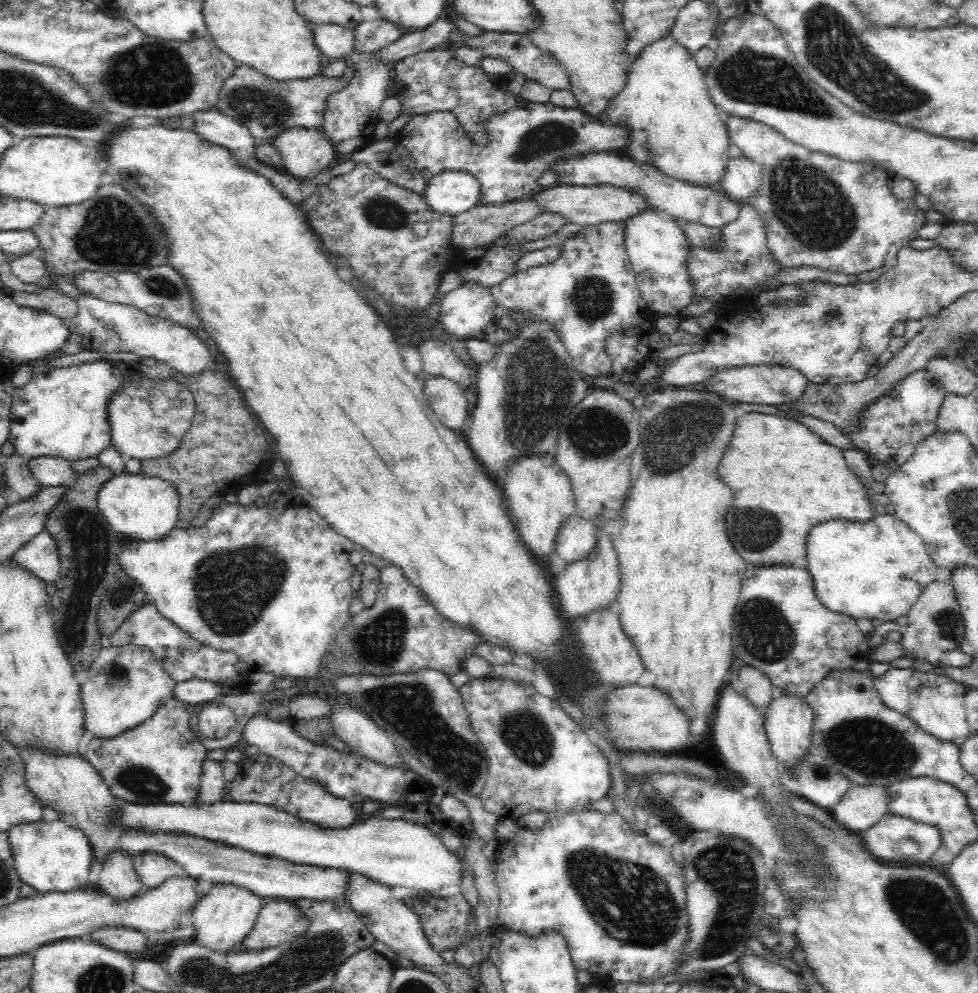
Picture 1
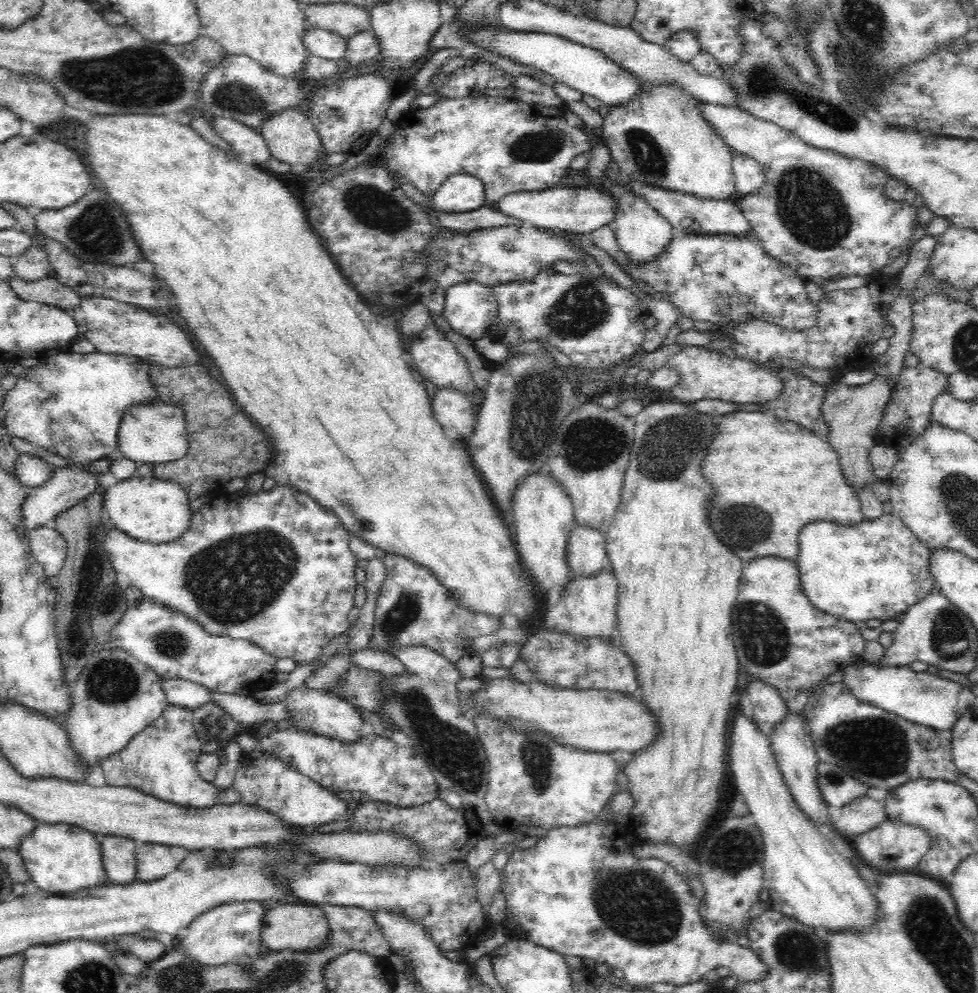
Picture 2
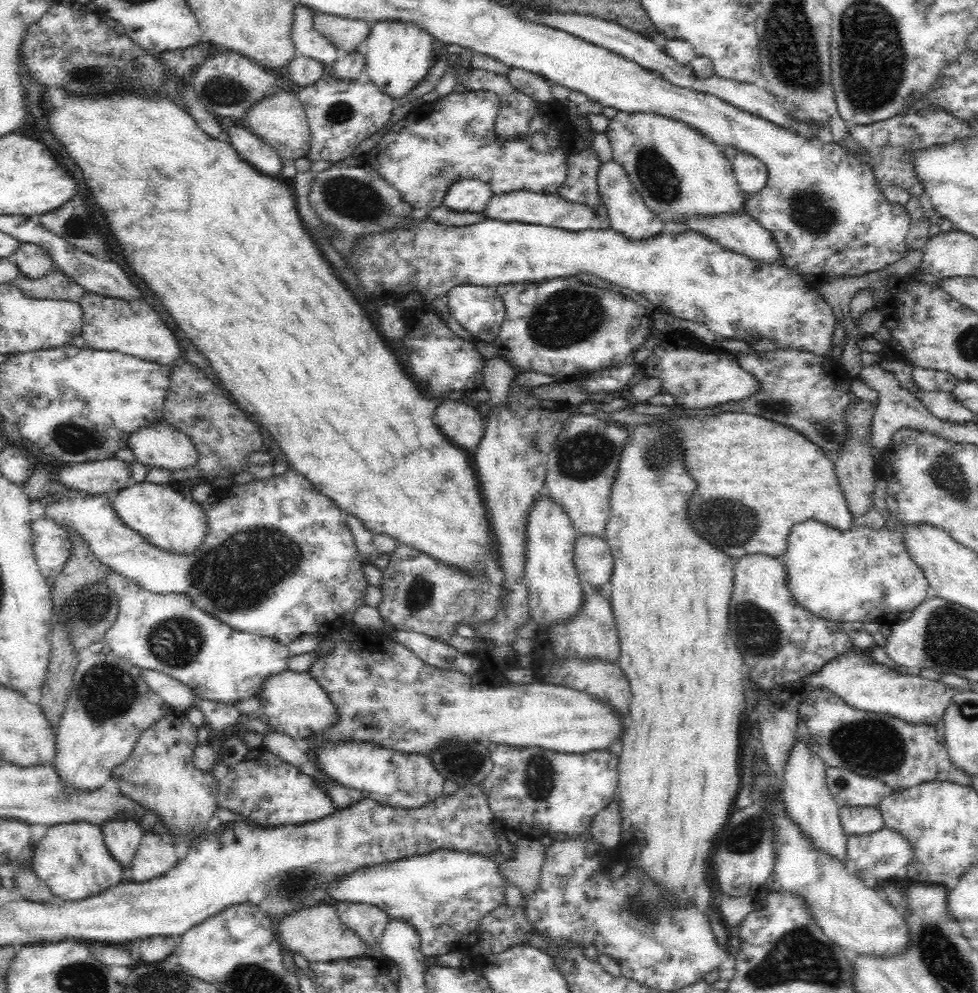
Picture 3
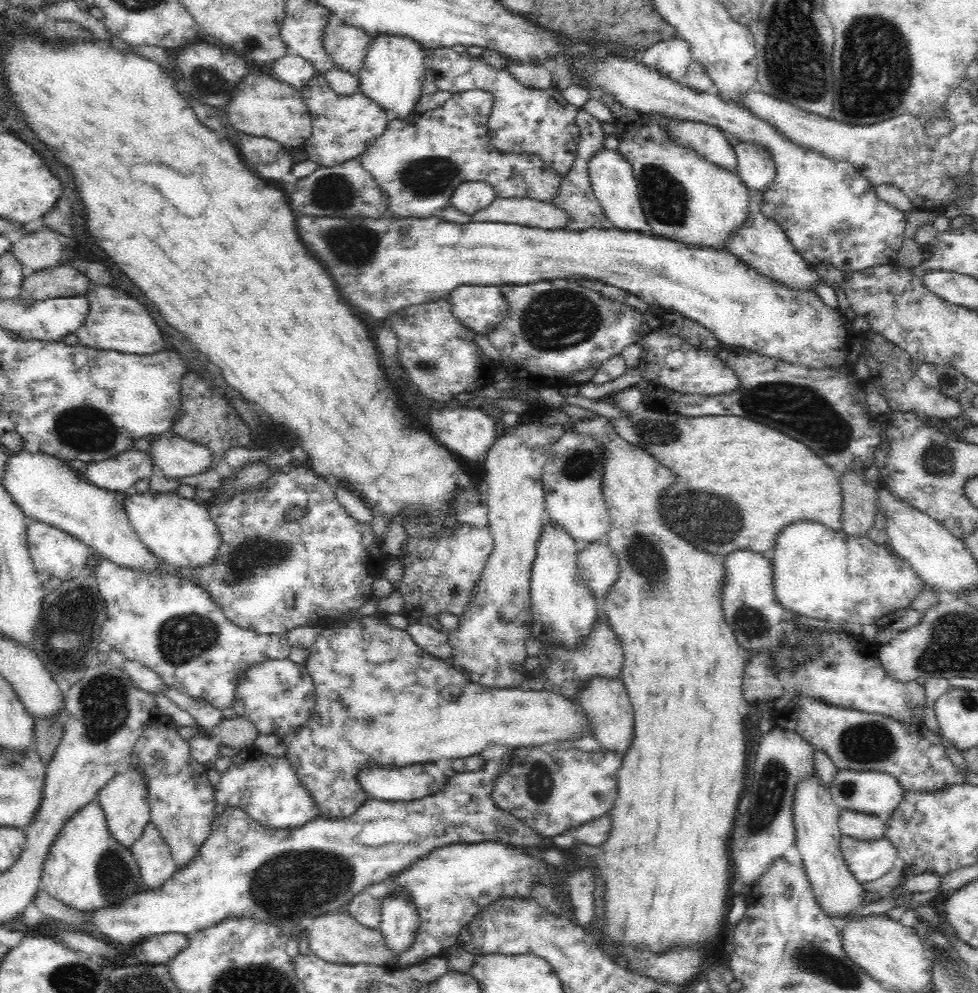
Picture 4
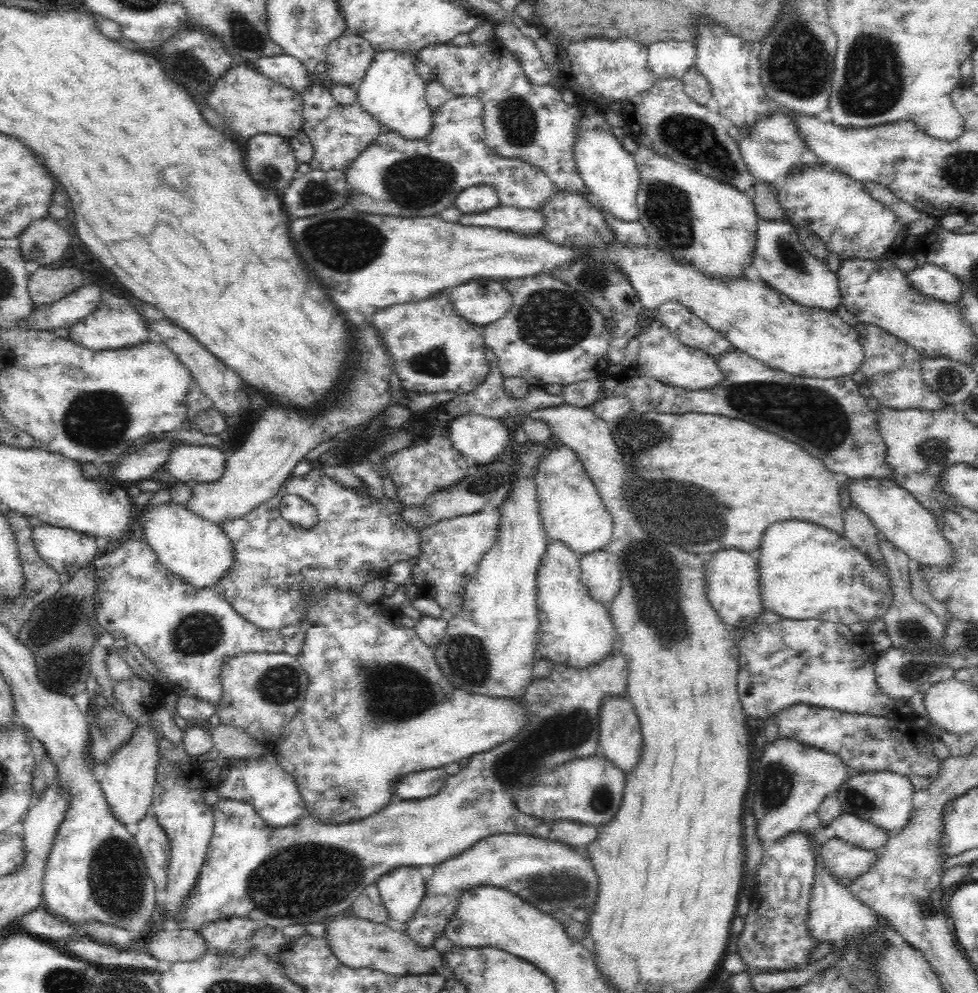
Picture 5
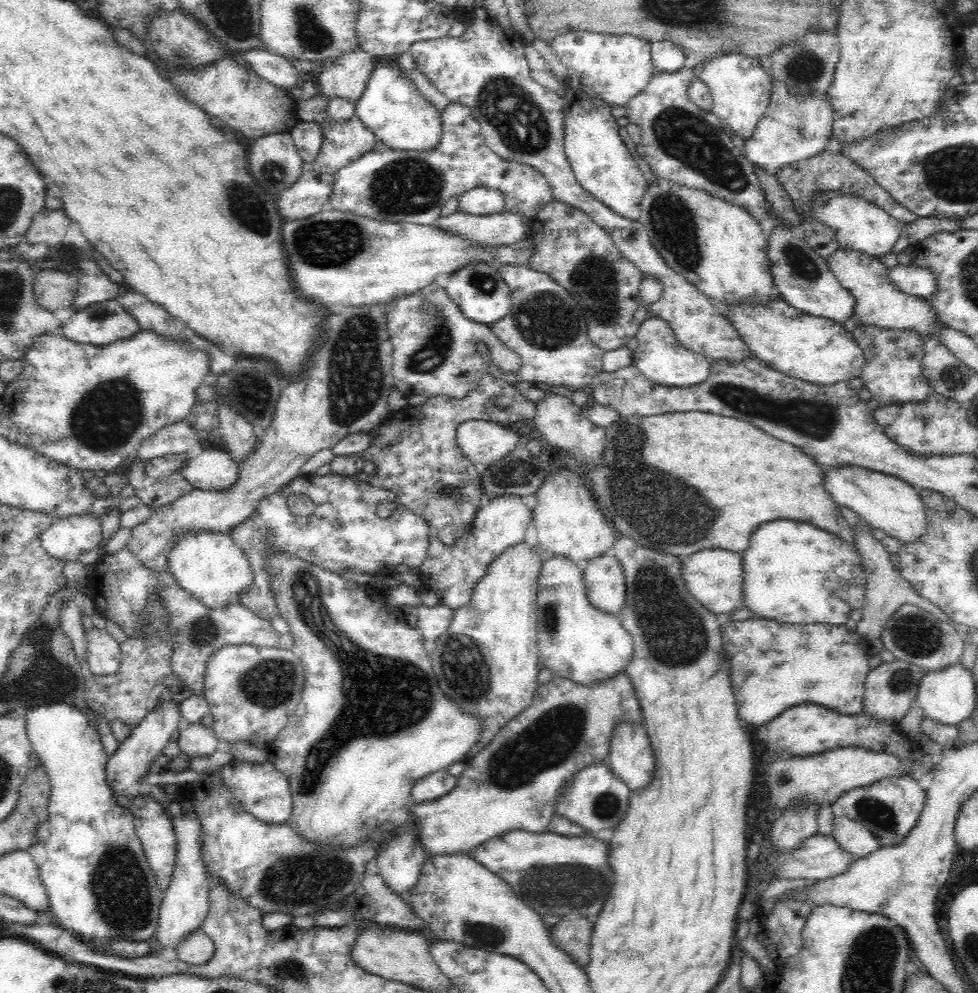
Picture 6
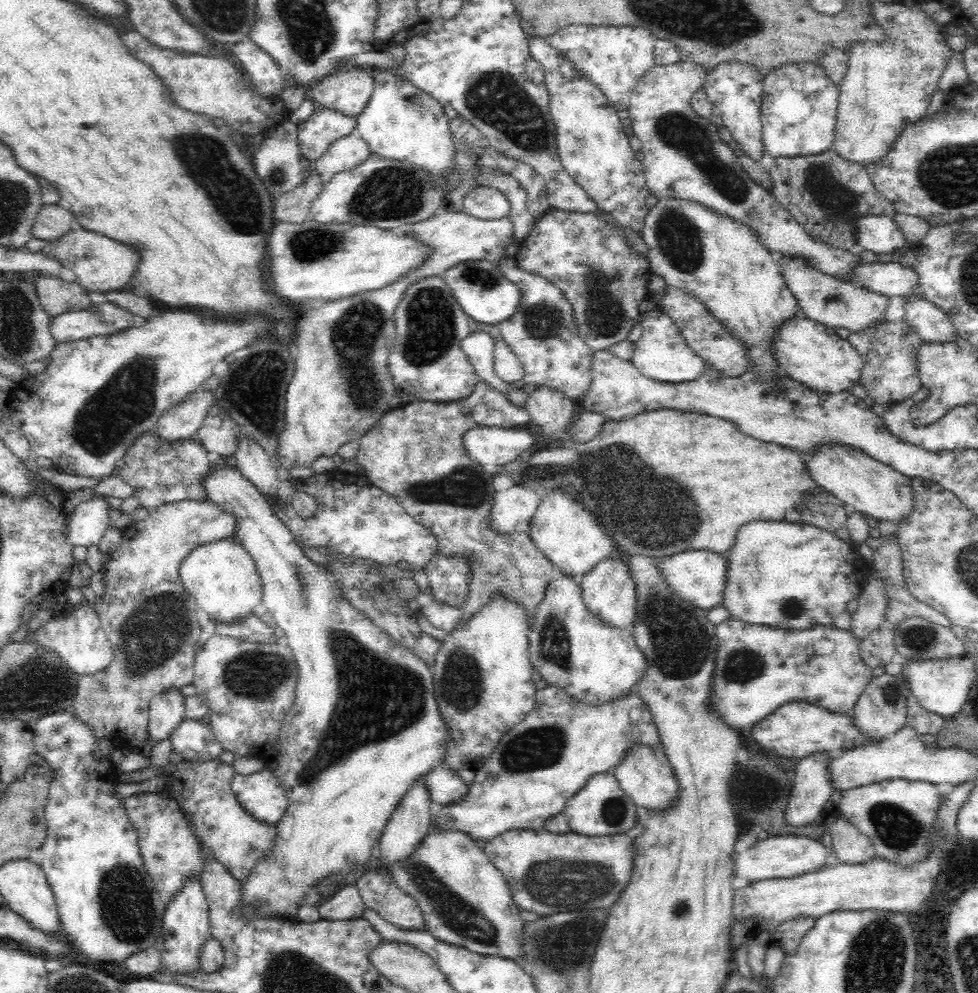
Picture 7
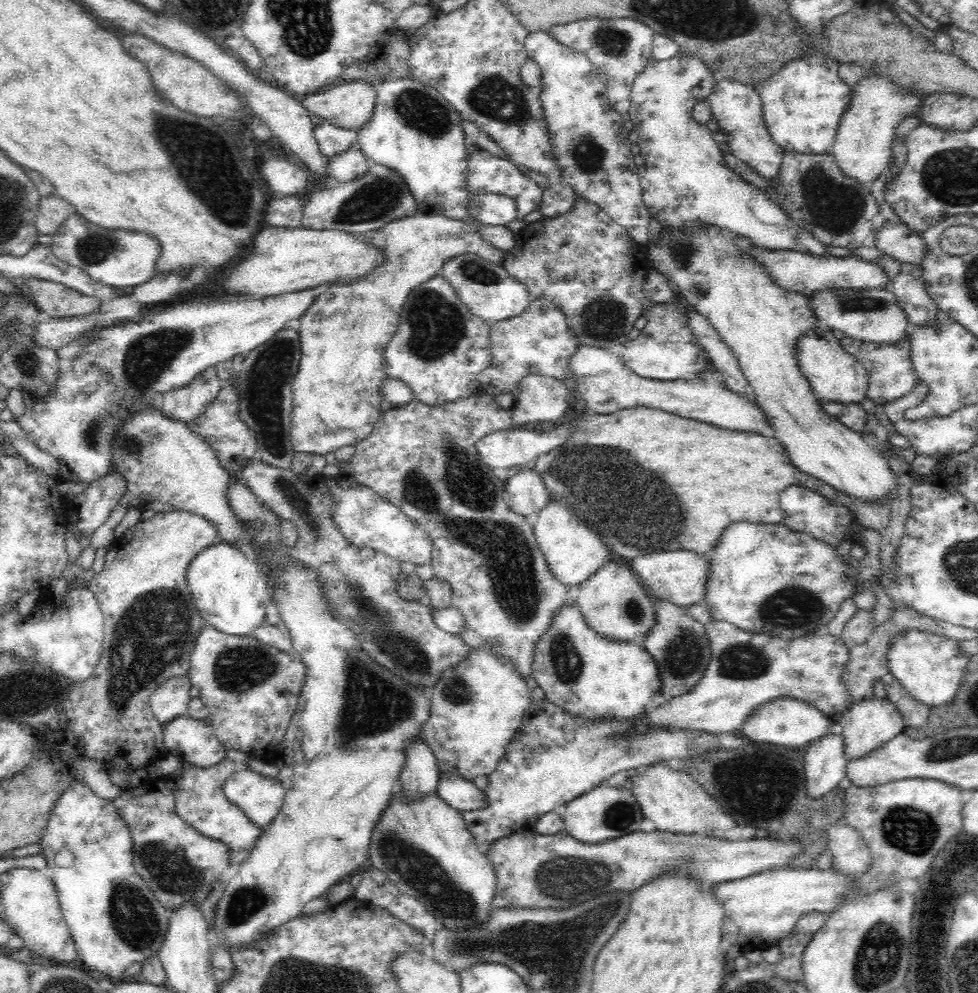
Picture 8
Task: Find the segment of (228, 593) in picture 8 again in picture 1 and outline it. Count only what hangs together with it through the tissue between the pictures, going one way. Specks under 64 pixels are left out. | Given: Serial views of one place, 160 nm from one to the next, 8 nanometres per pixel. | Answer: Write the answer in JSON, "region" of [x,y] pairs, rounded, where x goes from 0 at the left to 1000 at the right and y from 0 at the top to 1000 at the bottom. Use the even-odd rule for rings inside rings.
{"region":[[[124,477],[116,480],[103,489],[99,499],[99,509],[111,530],[131,538],[131,542],[144,545],[161,545],[171,541],[180,532],[183,525],[183,495],[175,486],[165,481],[150,478]]]}

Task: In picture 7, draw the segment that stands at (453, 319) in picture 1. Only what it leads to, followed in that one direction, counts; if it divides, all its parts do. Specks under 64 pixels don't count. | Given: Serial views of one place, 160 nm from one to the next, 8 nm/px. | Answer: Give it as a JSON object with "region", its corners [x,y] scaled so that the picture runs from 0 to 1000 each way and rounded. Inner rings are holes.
{"region":[[[497,262],[470,264],[455,272],[453,282],[458,286],[472,312],[487,324],[500,327],[511,326],[528,316],[532,308],[532,290],[518,282],[510,269]]]}

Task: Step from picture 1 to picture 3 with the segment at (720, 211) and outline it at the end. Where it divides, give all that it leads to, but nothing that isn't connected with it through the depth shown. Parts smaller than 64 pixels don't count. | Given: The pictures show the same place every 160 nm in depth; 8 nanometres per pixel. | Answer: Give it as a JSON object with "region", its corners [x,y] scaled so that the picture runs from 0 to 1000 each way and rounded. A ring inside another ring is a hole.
{"region":[[[759,215],[753,218],[739,218],[738,220],[710,220],[703,224],[702,230],[728,241],[742,252],[761,257],[771,263],[789,267],[802,267],[798,249],[787,232],[783,232],[769,218]]]}

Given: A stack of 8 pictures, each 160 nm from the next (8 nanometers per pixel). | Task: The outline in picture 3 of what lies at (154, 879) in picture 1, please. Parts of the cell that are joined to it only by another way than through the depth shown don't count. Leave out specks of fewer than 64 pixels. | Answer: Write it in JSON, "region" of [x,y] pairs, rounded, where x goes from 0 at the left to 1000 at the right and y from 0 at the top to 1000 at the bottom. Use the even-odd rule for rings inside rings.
{"region":[[[149,836],[131,874],[132,886],[151,888],[171,879],[182,867],[174,842]]]}

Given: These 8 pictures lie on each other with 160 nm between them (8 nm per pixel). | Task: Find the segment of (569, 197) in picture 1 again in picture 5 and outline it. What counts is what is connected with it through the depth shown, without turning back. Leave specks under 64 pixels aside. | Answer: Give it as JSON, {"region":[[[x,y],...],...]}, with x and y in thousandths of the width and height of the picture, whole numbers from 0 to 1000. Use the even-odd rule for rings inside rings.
{"region":[[[513,207],[491,216],[471,216],[467,226],[524,233],[531,237],[548,237],[556,228],[556,218],[550,211]]]}

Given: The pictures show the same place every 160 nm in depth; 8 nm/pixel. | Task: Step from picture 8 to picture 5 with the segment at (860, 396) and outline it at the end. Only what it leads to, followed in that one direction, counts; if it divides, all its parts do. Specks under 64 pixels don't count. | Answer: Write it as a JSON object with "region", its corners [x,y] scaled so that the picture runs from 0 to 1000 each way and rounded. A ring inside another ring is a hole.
{"region":[[[628,242],[617,258],[642,277],[658,311],[669,312],[675,306],[694,302],[724,328],[738,335],[753,352],[791,373],[813,380],[848,382],[869,379],[883,365],[878,334],[863,325],[859,317],[814,306],[779,282],[727,282],[708,268],[693,265],[669,246],[646,249]]]}

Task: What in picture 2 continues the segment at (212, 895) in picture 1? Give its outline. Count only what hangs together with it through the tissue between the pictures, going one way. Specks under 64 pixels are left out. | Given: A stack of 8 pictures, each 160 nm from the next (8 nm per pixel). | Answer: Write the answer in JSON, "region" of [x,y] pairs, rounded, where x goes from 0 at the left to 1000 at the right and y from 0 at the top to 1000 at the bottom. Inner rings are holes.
{"region":[[[235,908],[221,912],[199,924],[184,942],[183,957],[207,973],[245,972],[254,982],[261,980],[259,971],[275,959],[269,953],[267,941],[274,915],[266,908]]]}

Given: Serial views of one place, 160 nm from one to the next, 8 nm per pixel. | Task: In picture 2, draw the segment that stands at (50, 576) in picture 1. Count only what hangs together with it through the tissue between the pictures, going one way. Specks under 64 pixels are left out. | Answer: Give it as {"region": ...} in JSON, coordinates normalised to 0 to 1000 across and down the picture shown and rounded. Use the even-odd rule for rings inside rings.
{"region":[[[45,528],[27,537],[33,560],[44,572],[45,578],[48,581],[57,580],[65,568],[69,557],[67,545],[62,536],[52,531],[52,528]]]}

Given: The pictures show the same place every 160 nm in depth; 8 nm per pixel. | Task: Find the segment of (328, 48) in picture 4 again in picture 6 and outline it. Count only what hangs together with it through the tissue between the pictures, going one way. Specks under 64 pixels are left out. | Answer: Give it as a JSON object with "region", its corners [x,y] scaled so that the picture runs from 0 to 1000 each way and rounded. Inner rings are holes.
{"region":[[[368,47],[344,57],[342,64],[329,70],[321,82],[324,95],[334,102],[350,99],[364,105],[372,95],[387,59]]]}

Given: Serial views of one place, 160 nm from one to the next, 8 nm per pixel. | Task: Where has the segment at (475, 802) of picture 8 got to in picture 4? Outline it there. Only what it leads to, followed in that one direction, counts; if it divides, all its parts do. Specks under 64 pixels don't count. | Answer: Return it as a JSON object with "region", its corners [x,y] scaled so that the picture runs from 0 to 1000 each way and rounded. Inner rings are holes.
{"region":[[[434,769],[427,771],[413,771],[398,775],[397,773],[374,773],[367,777],[368,792],[375,798],[380,805],[405,808],[417,808],[429,806],[452,796],[458,782],[454,776],[450,775],[445,769]]]}

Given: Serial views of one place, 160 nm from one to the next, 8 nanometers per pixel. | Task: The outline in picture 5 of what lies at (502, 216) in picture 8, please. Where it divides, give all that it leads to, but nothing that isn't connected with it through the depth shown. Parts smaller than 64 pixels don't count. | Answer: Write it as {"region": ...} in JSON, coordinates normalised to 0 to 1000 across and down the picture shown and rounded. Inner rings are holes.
{"region":[[[483,187],[466,198],[464,206],[471,216],[491,216],[510,208],[510,197],[501,187]]]}

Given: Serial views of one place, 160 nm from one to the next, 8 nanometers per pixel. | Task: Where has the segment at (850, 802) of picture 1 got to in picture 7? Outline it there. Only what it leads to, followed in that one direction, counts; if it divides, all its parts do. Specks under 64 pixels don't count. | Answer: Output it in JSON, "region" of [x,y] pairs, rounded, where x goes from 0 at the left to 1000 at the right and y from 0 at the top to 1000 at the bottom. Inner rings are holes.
{"region":[[[860,822],[853,827],[849,839],[851,857],[861,870],[883,870],[895,863],[890,845]]]}

